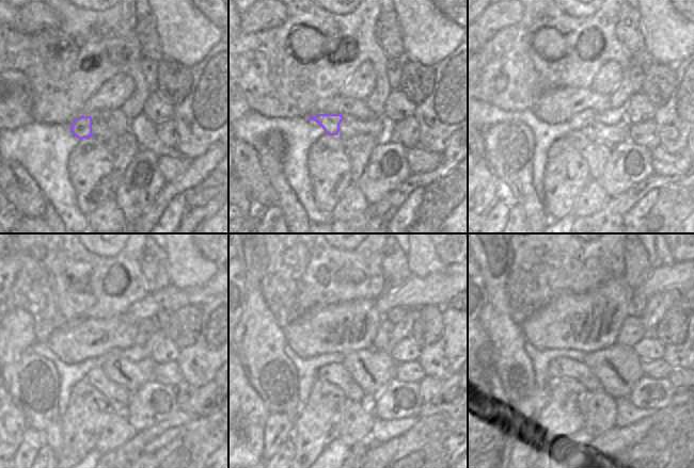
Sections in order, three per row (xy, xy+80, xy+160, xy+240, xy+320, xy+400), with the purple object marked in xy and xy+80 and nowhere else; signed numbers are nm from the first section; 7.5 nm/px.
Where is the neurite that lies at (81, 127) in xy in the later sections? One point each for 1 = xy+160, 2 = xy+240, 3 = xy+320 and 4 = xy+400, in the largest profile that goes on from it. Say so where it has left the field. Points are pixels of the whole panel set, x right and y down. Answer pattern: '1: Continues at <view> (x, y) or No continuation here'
1: Continues at xy+160 (614, 115)
2: Continues at xy+240 (138, 352)
3: Continues at xy+320 (403, 329)
4: Continues at xy+400 (657, 305).

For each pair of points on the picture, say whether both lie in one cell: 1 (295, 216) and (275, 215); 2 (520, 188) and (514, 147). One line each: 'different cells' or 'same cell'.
1: different cells
2: same cell

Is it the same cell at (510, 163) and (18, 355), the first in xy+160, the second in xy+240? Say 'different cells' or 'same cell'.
same cell

